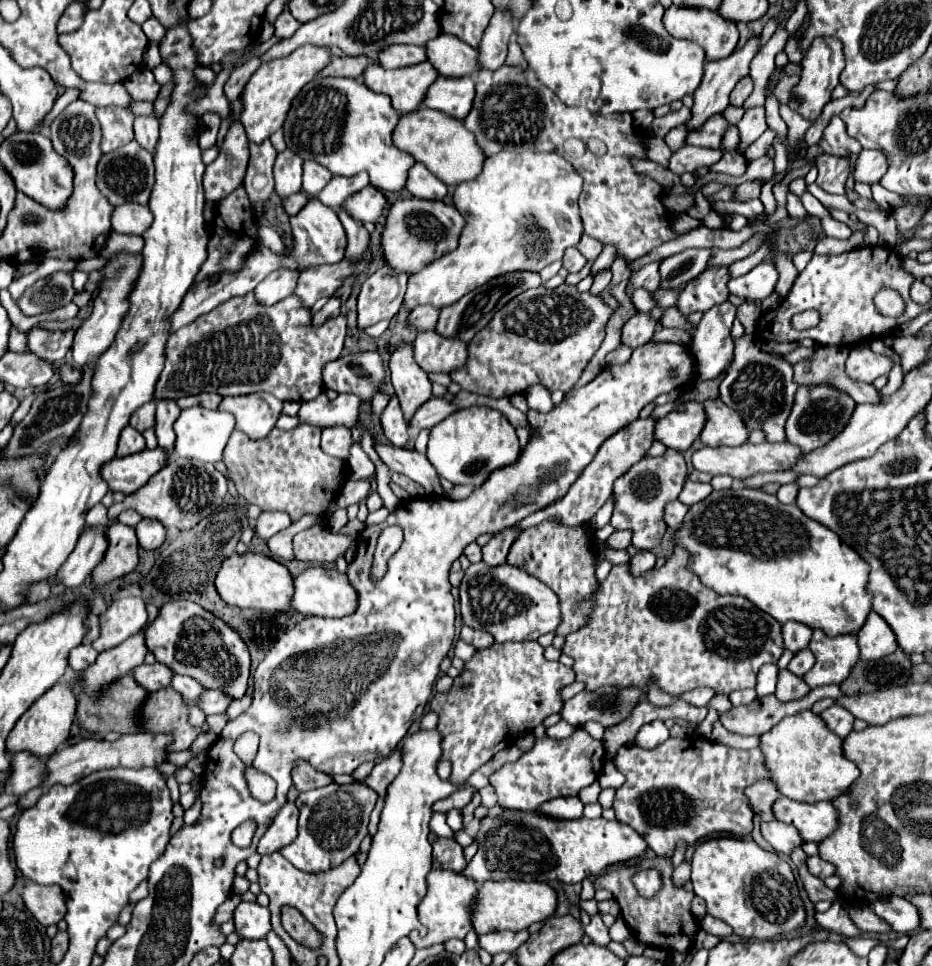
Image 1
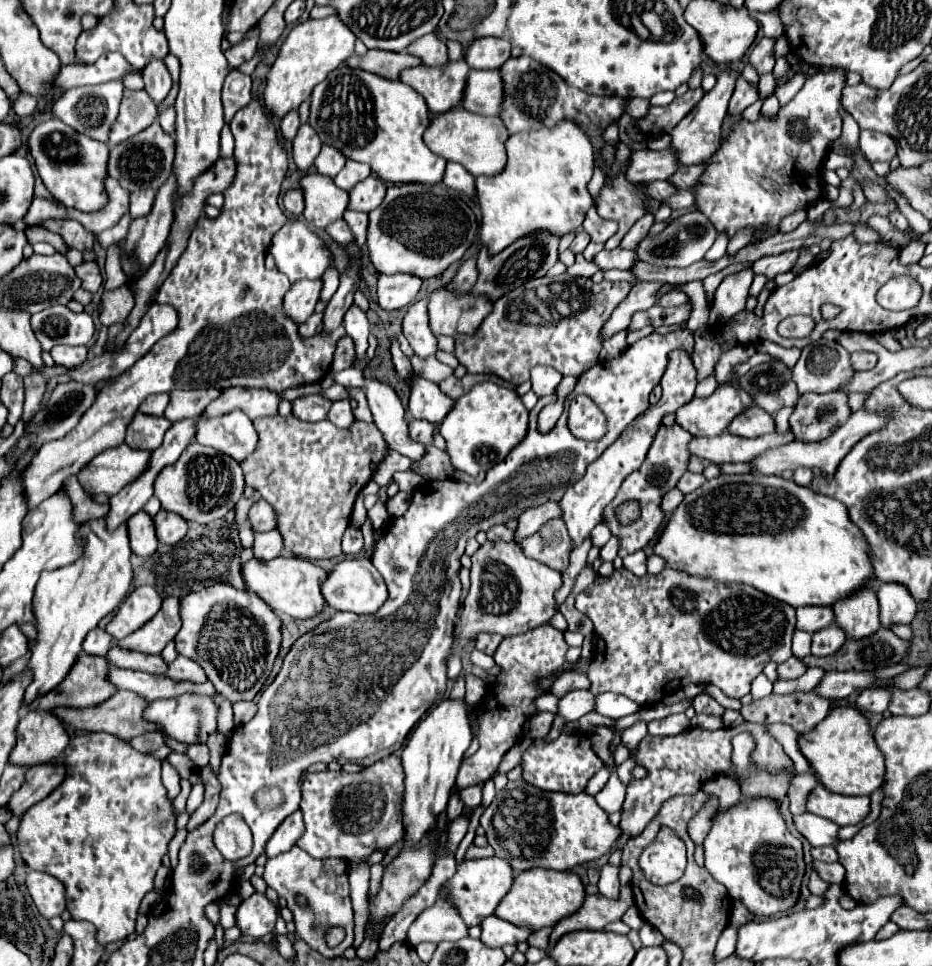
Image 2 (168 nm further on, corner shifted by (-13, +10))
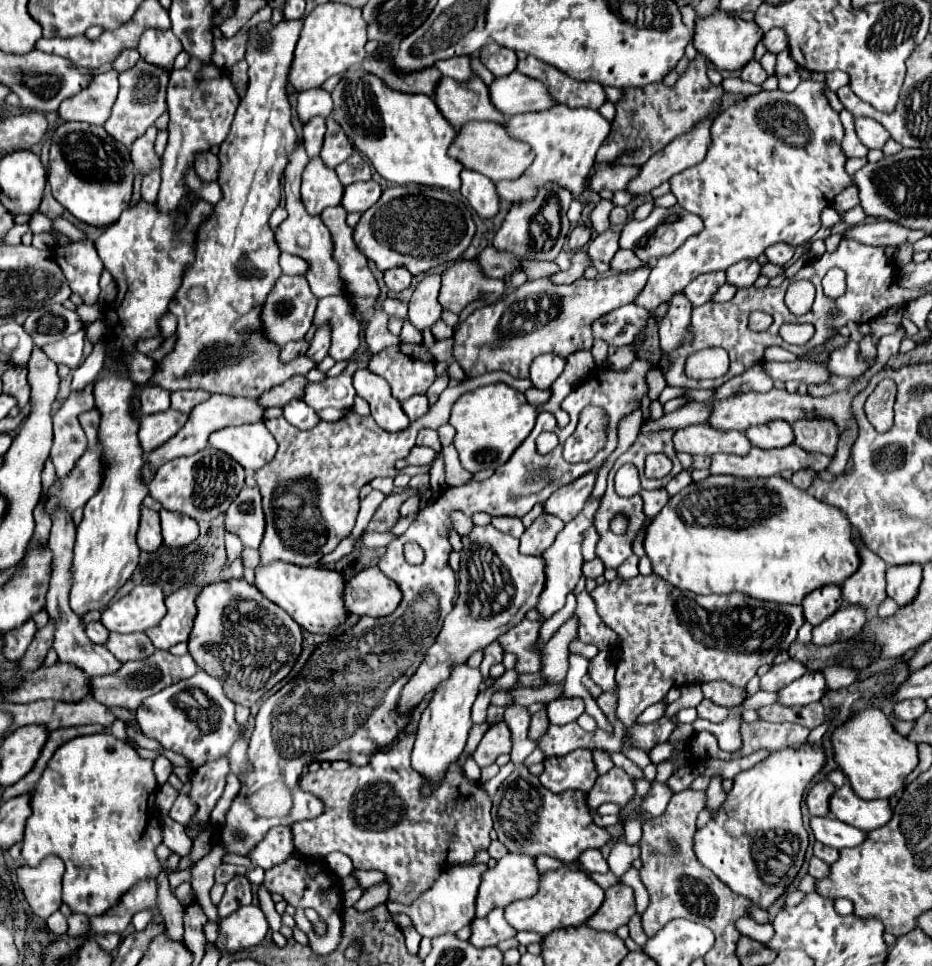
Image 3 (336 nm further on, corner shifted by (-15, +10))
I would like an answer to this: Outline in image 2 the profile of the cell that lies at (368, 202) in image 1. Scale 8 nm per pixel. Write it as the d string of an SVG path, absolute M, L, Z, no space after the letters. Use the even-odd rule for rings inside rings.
M371 175L365 181L357 183L349 193L349 197L351 197L349 209L363 211L363 213L373 211L373 213L369 213L367 243L369 243L369 257L371 257L371 261L379 273L387 273L387 275L411 273L411 275L417 275L421 279L435 277L441 271L445 271L451 263L459 261L463 257L463 253L473 245L473 239L477 235L475 213L455 191L451 191L443 183L437 183L437 185L417 185L417 183L413 183L413 185L389 185L387 195L385 195L385 189L387 189L385 183L379 177Z

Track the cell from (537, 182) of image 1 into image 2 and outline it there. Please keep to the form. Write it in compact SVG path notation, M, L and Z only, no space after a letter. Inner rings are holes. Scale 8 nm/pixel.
M559 121L553 129L525 131L515 133L507 139L507 165L499 175L481 175L475 177L477 201L481 207L481 231L479 231L479 249L487 249L489 255L497 255L515 243L521 237L533 233L551 233L563 237L573 233L583 225L587 211L593 207L593 197L587 191L587 183L593 177L593 149L585 131L579 129L573 121Z

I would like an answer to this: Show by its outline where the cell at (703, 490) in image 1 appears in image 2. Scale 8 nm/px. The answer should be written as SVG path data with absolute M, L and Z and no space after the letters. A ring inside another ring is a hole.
M687 471L687 473L681 477L681 481L677 483L677 487L681 489L681 493L685 493L685 495L687 495L687 493L691 493L691 491L699 489L703 483L705 483L705 477L703 477L703 475Z

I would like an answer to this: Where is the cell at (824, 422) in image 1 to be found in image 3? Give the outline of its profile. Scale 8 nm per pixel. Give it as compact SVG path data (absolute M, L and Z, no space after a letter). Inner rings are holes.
M797 421L795 429L795 443L809 451L809 453L823 453L833 457L837 453L839 431L829 421Z

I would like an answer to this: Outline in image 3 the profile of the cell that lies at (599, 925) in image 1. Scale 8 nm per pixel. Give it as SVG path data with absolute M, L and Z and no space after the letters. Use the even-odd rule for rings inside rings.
M625 839L617 841L611 849L611 855L609 855L609 867L611 871L621 877L629 867L631 867L631 861L639 857L639 845L629 845Z

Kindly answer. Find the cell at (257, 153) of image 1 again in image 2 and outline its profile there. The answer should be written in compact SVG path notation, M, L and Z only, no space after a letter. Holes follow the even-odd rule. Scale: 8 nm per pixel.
M293 111L293 113L285 115L285 117L283 117L283 121L281 121L281 127L279 127L281 137L283 137L285 141L293 141L293 137L295 137L295 133L297 133L297 127L299 127L297 111Z

